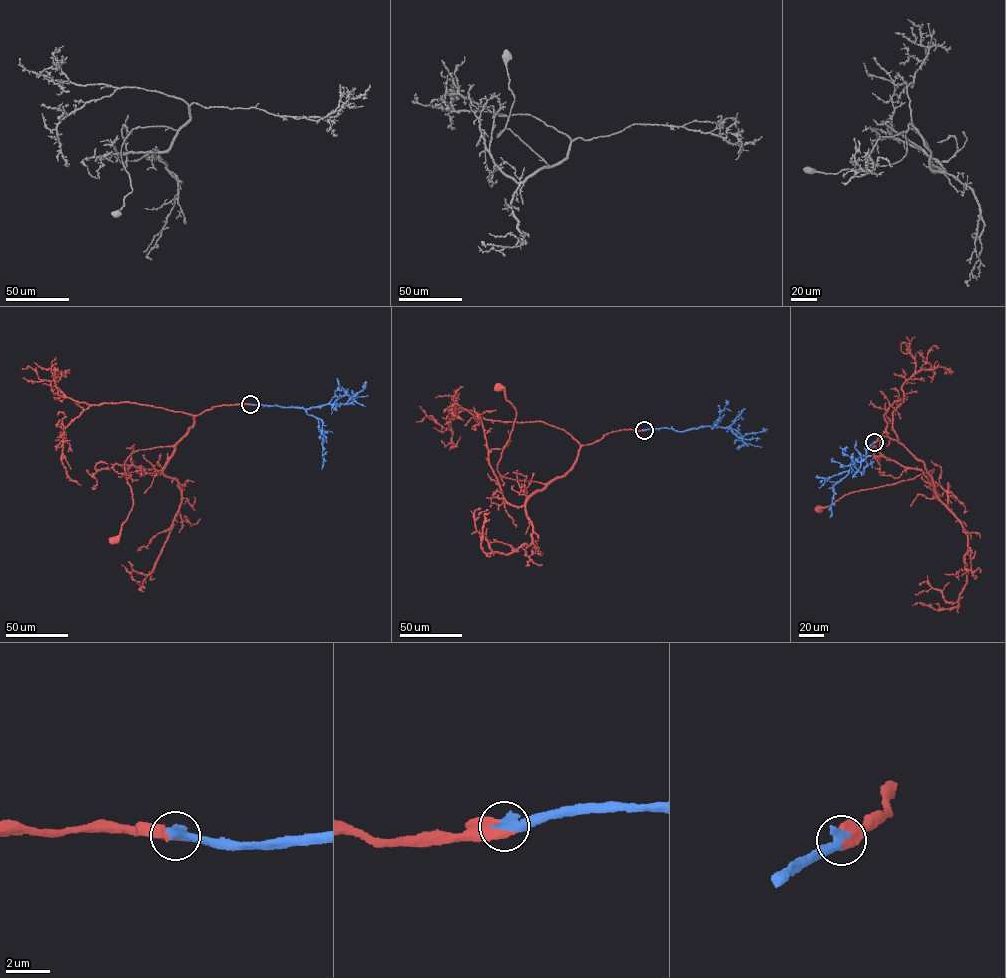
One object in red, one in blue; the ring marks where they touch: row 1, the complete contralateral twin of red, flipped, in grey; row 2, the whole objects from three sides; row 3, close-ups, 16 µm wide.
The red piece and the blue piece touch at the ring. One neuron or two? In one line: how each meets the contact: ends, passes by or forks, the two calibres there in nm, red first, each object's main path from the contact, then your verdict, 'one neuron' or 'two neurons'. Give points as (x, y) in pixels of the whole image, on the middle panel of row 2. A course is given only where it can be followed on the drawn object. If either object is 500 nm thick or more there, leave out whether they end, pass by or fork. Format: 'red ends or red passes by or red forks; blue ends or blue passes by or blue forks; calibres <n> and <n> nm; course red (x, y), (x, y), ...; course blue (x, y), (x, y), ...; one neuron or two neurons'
calibres 500 and 550 nm; course red (644, 430), (613, 431), (583, 445), (565, 474), (546, 483), (508, 478), (497, 465), (516, 411), (498, 387); course blue (644, 430), (664, 427), (683, 431), (703, 426), (720, 426), (729, 428), (740, 437), (764, 430); one neuron

